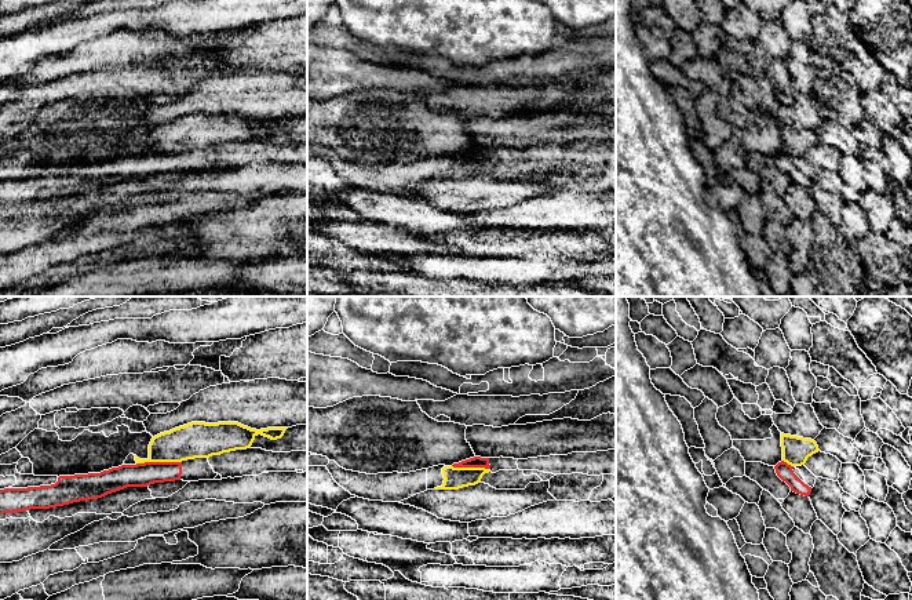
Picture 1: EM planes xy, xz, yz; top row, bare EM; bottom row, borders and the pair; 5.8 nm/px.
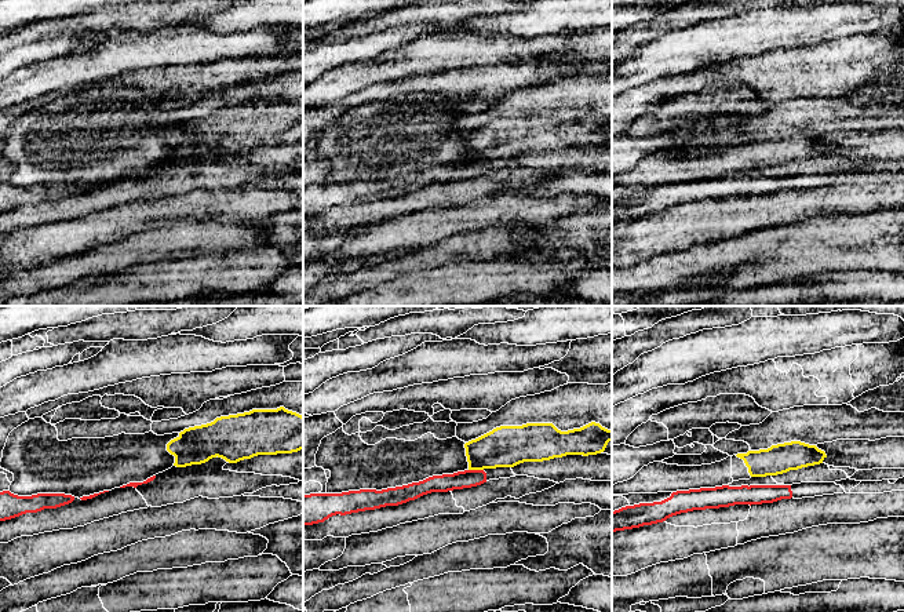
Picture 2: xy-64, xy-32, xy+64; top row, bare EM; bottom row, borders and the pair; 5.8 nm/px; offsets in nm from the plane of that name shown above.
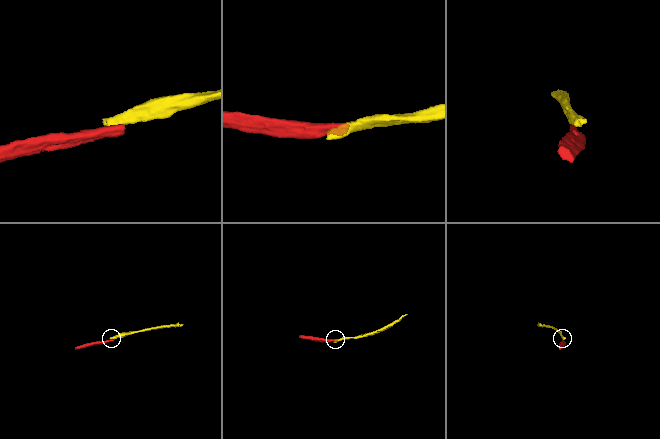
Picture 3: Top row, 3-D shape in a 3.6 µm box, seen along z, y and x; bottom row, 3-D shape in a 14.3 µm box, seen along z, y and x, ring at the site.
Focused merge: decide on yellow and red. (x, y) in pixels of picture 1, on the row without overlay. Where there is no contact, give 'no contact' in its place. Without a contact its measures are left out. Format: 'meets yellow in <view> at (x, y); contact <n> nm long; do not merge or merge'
meets yellow in xy at (159, 152); contact 260 nm long; do not merge

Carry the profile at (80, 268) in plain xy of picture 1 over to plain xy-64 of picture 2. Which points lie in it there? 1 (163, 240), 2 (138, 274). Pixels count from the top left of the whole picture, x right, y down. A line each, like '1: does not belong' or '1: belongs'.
1: belongs
2: does not belong

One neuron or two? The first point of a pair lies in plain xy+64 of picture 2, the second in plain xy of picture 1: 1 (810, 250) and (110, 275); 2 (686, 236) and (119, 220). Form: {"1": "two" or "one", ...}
{"1": "two", "2": "two"}

